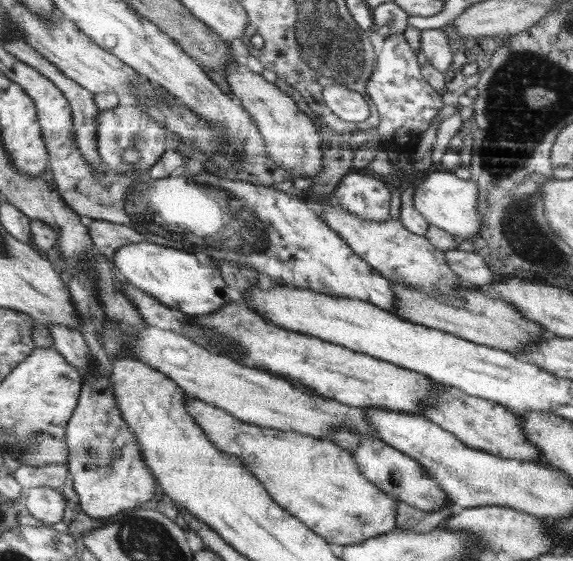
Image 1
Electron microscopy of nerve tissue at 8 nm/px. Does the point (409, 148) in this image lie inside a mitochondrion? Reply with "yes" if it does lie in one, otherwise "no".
no

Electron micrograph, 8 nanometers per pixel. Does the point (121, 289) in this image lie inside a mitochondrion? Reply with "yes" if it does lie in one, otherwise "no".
no

